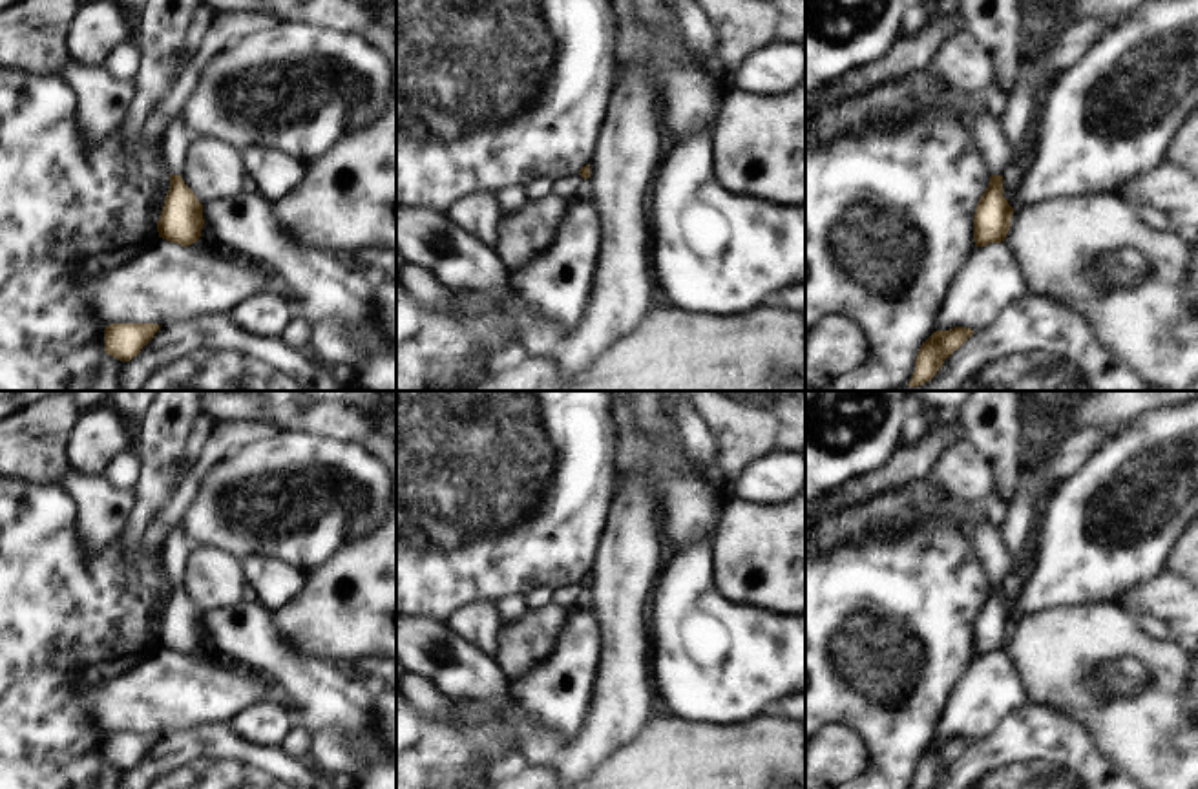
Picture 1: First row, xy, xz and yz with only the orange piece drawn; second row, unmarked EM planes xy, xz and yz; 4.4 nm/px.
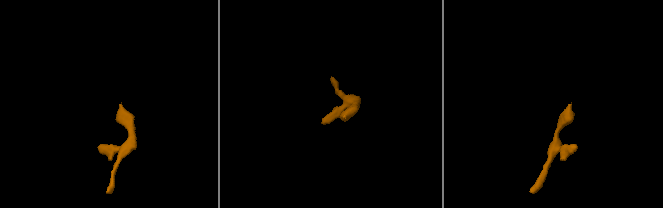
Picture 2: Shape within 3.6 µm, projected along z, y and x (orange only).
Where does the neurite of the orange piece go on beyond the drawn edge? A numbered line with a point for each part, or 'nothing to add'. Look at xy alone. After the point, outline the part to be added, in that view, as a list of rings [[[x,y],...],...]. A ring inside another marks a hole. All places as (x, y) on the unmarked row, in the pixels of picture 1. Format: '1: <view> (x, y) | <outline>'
1: xy (176, 548) | [[[172,528],[163,542],[163,566],[172,584],[181,584],[184,579],[184,566],[192,552],[192,541],[179,530]]]

